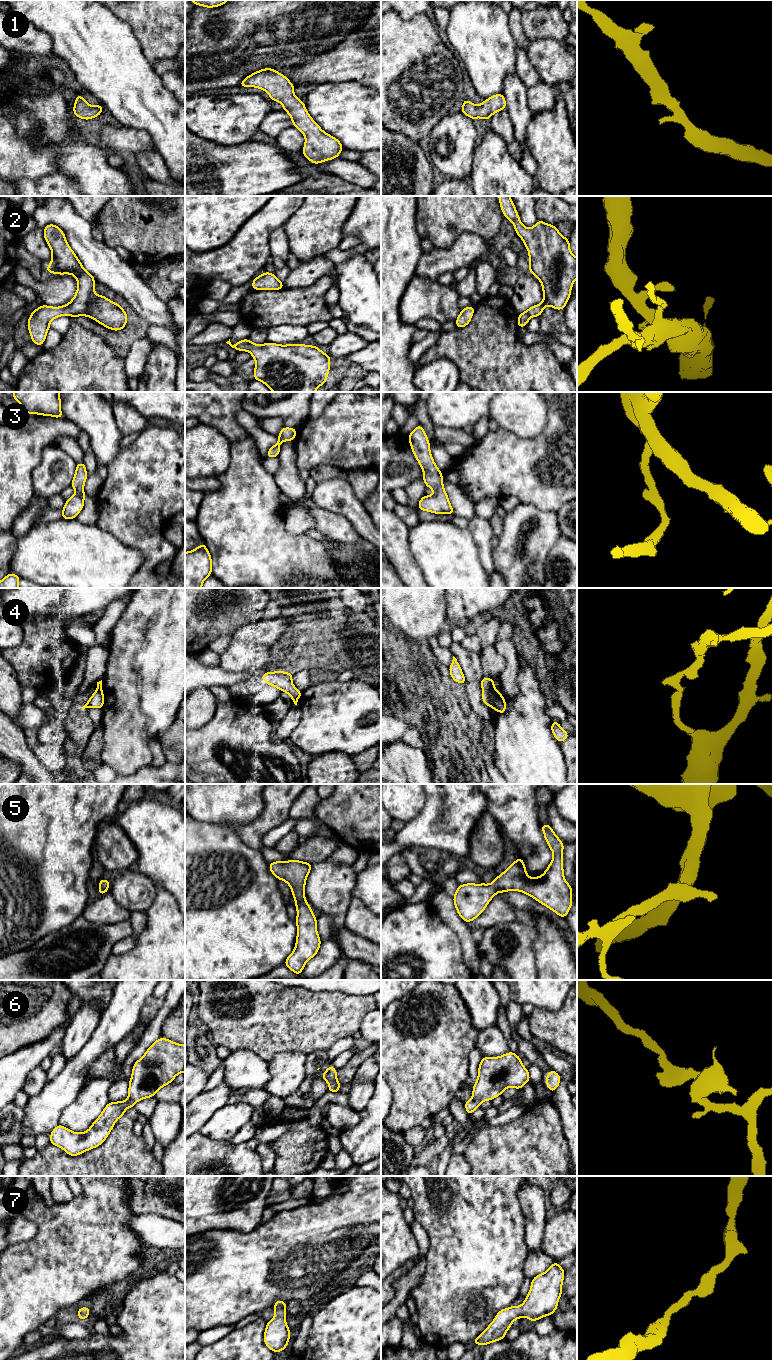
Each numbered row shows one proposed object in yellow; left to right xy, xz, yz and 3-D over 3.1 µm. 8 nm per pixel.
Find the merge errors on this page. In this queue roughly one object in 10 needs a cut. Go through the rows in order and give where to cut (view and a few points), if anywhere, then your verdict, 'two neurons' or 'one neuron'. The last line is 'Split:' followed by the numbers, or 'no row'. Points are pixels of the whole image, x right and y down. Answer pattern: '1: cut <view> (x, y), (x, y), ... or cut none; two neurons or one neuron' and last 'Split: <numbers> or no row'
1: cut none; one neuron
2: cut none; one neuron
3: cut none; one neuron
4: cut yz (493, 687), (483, 691); two neurons
5: cut none; one neuron
6: cut none; one neuron
7: cut none; one neuron
Split: 4

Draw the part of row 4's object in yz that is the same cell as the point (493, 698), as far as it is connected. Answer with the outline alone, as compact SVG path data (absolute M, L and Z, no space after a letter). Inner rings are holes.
M495 688L489 691L483 691L482 701L485 705L493 708L495 711L504 714L506 712L506 701L500 691Z

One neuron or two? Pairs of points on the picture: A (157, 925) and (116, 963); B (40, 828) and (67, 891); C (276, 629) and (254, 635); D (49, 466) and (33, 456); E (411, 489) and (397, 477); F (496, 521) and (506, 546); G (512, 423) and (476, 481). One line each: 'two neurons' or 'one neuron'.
A: one neuron
B: one neuron
C: one neuron
D: two neurons
E: two neurons
F: two neurons
G: two neurons

